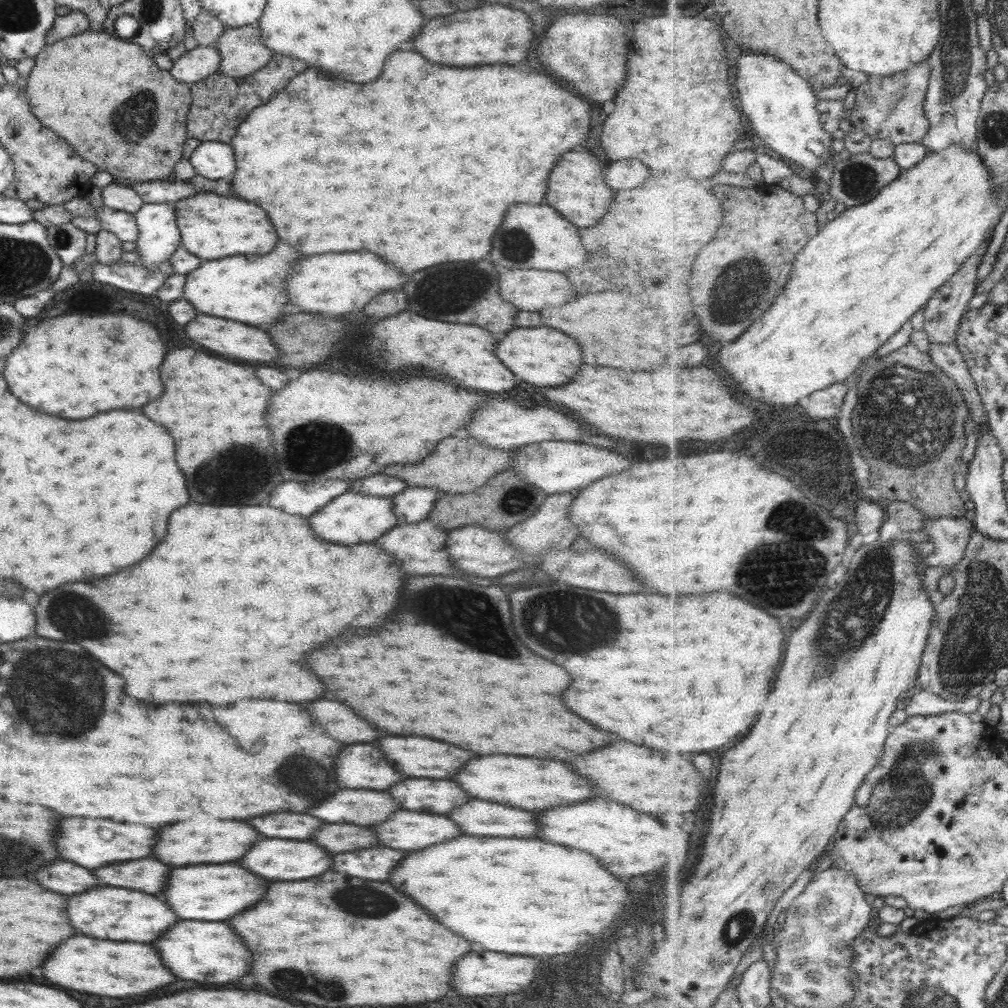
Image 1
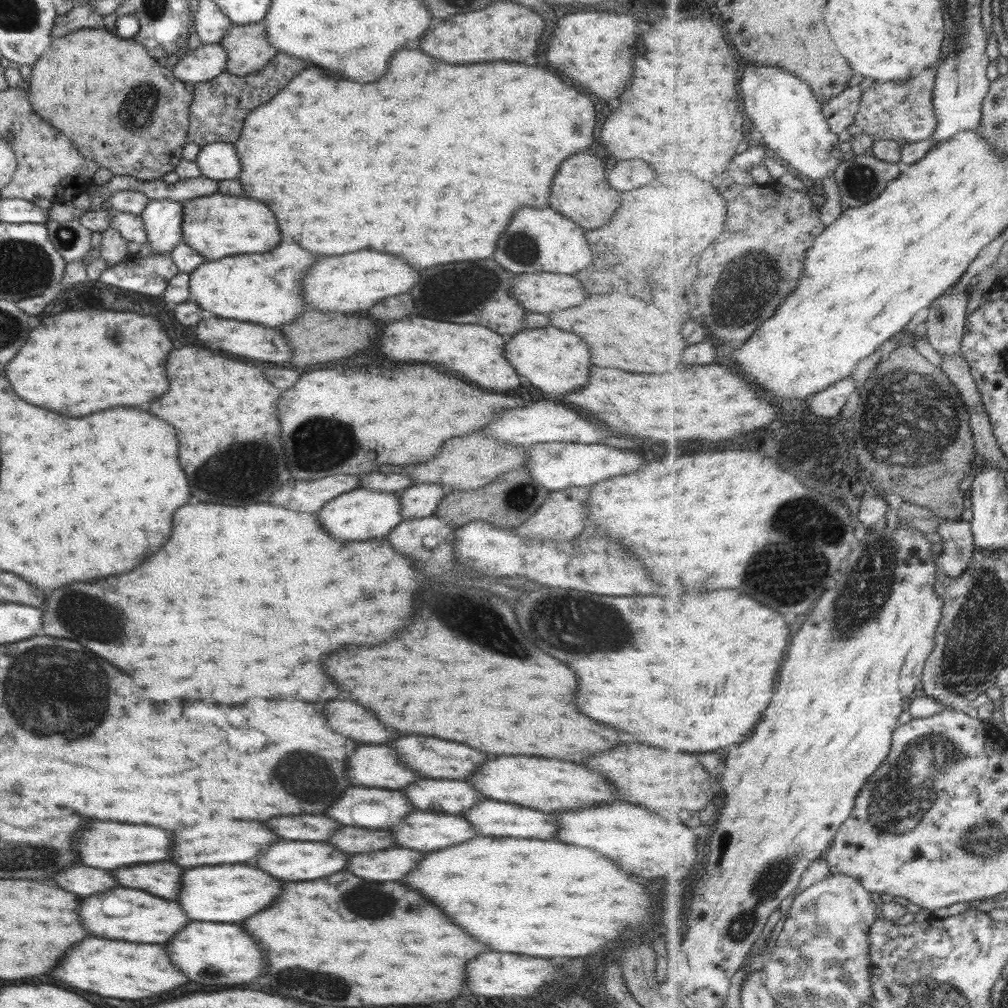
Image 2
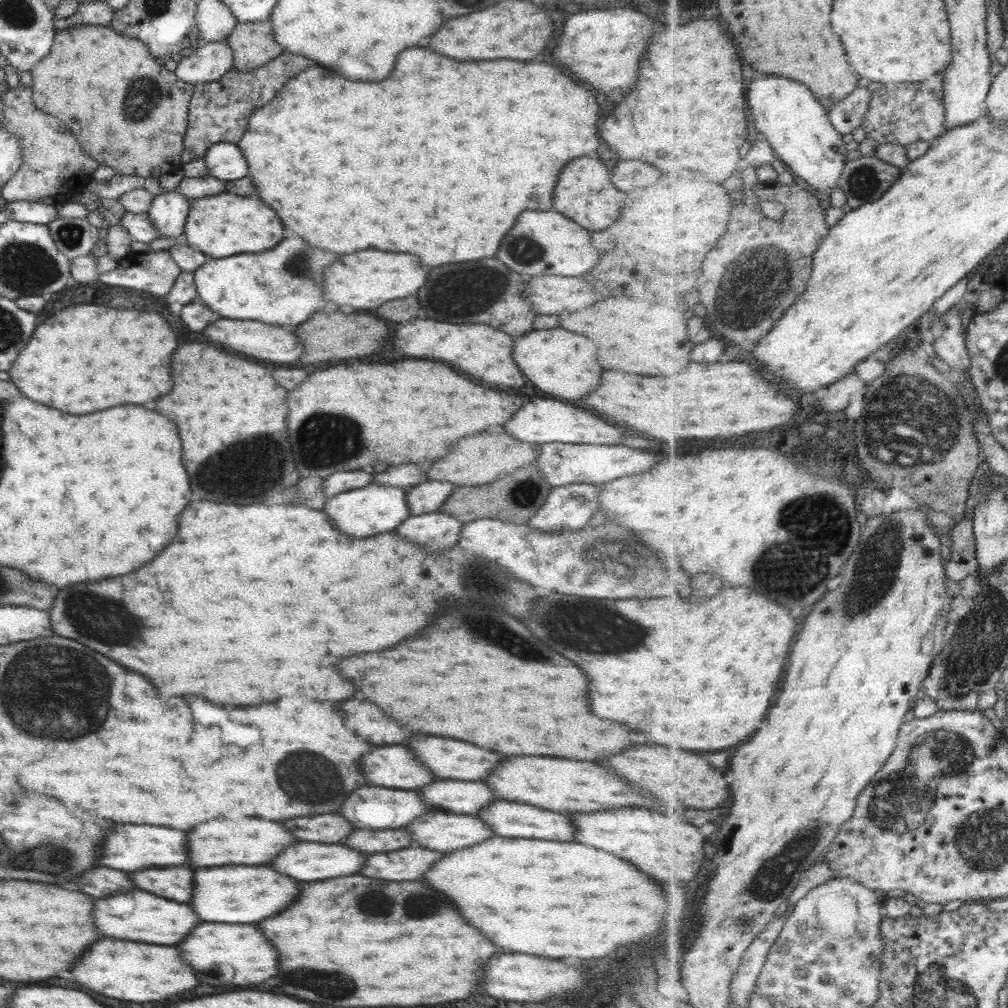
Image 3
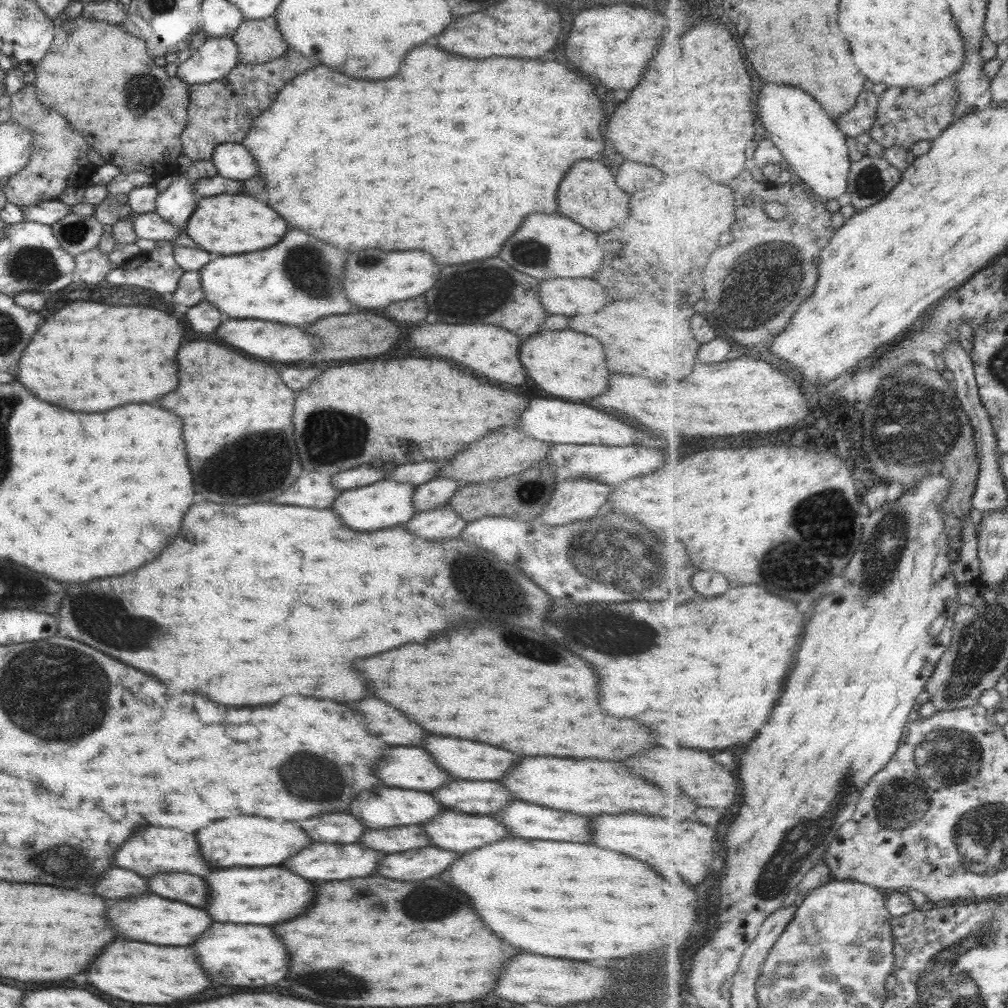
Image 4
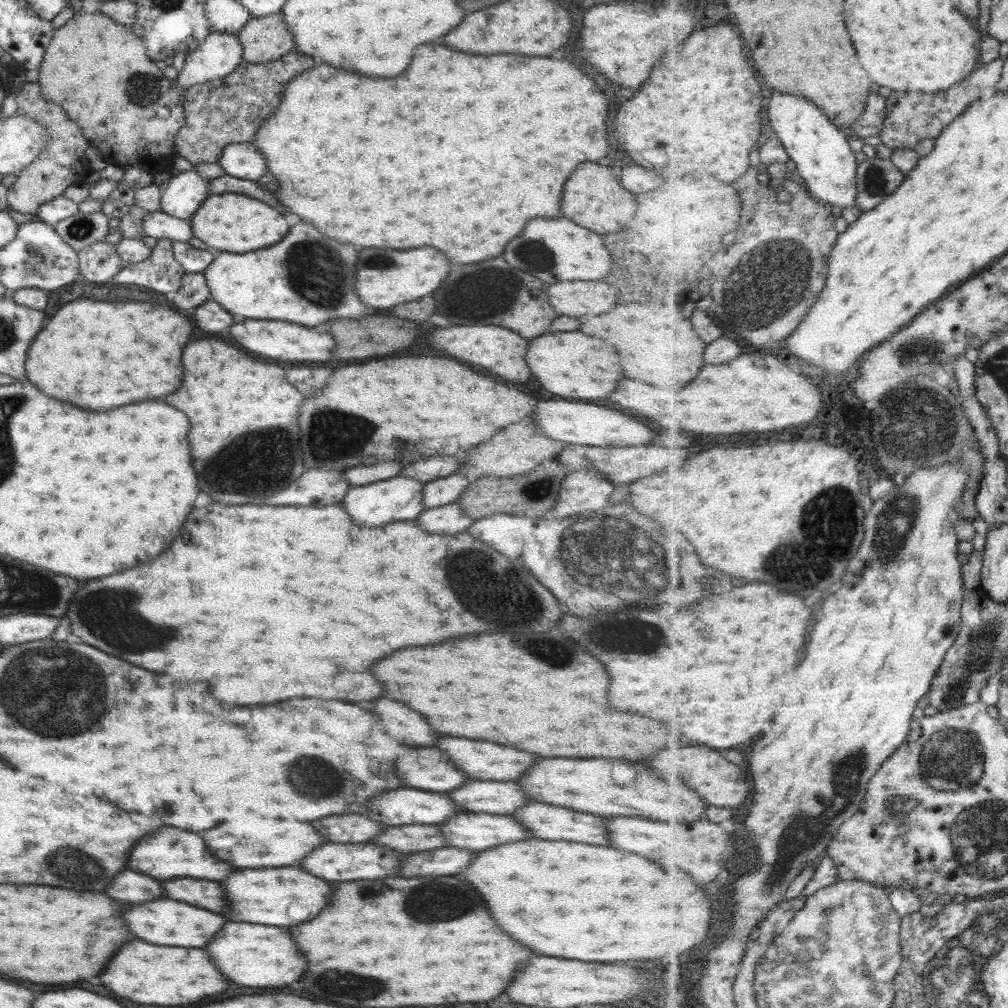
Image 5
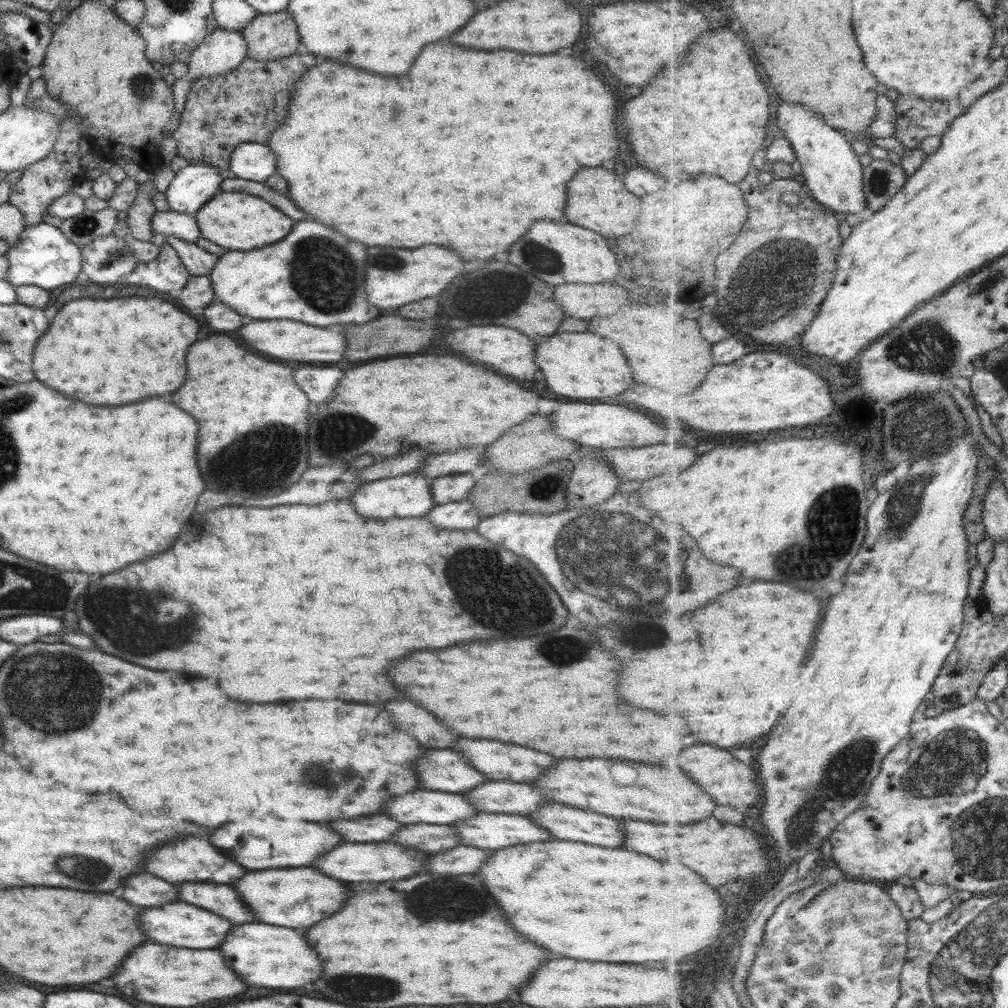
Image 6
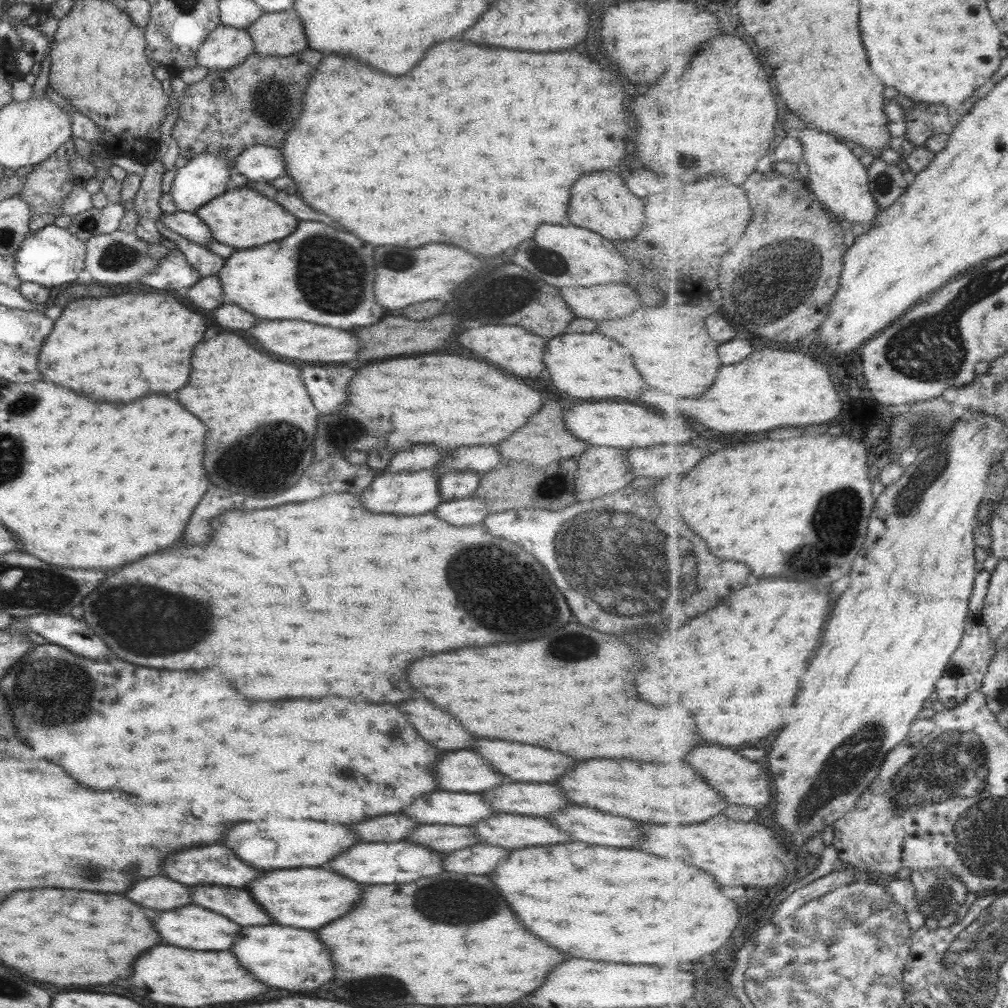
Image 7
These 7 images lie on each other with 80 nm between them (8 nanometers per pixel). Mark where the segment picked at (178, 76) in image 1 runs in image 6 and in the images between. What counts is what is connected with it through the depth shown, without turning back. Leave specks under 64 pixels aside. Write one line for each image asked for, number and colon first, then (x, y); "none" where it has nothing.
2: (204, 62)
3: (209, 61)
4: (213, 60)
5: (218, 55)
6: (220, 51)

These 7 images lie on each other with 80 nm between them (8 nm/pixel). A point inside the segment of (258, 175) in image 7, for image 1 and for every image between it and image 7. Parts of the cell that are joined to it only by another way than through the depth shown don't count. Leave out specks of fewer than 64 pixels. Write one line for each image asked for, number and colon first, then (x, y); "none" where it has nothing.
1: (212, 160)
2: (217, 161)
3: (223, 160)
4: (231, 160)
5: (243, 161)
6: (251, 161)

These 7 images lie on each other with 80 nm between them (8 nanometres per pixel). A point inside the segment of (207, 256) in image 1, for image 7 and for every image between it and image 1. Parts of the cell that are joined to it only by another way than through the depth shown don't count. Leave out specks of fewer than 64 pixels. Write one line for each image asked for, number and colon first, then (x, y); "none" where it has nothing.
2: (215, 226)
3: (218, 226)
4: (225, 224)
5: (232, 223)
6: (234, 221)
7: (241, 218)

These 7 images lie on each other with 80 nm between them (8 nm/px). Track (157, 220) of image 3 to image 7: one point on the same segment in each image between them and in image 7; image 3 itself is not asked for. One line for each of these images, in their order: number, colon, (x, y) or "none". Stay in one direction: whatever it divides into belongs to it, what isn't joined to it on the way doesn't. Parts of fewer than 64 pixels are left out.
4: (174, 205)
5: (185, 191)
6: (191, 186)
7: (206, 176)

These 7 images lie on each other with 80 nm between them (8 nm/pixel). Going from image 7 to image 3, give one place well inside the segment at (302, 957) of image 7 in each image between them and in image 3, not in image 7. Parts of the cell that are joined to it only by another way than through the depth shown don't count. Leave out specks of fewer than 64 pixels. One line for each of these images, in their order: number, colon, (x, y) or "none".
3: (224, 953)
4: (239, 955)
5: (246, 955)
6: (261, 955)

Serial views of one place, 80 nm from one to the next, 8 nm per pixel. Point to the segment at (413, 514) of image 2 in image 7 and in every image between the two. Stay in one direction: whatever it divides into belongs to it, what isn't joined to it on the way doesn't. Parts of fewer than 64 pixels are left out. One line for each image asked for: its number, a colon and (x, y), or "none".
3: (426, 497)
4: (434, 493)
5: (439, 492)
6: (451, 488)
7: (452, 485)

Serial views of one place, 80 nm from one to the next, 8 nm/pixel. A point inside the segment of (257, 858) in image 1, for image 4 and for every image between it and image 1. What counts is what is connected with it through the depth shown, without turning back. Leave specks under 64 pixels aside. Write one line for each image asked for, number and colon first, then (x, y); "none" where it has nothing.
2: (294, 861)
3: (306, 861)
4: (318, 861)

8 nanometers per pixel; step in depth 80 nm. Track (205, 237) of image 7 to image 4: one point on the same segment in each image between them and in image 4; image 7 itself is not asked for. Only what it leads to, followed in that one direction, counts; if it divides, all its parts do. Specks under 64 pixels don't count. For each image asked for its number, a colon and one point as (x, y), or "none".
4: (148, 226)
5: (157, 224)
6: (180, 226)

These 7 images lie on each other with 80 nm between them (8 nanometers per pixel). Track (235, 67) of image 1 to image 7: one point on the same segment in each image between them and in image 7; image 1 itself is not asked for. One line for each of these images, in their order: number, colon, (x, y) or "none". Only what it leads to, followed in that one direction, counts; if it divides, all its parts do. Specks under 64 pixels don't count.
2: (247, 50)
3: (252, 44)
4: (257, 41)
5: (263, 39)
6: (268, 37)
7: (276, 34)

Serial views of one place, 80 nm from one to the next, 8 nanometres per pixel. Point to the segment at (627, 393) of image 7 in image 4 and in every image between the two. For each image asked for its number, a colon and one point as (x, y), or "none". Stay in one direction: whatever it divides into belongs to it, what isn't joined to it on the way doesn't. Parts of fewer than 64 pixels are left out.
4: (565, 364)
5: (569, 364)
6: (581, 366)

